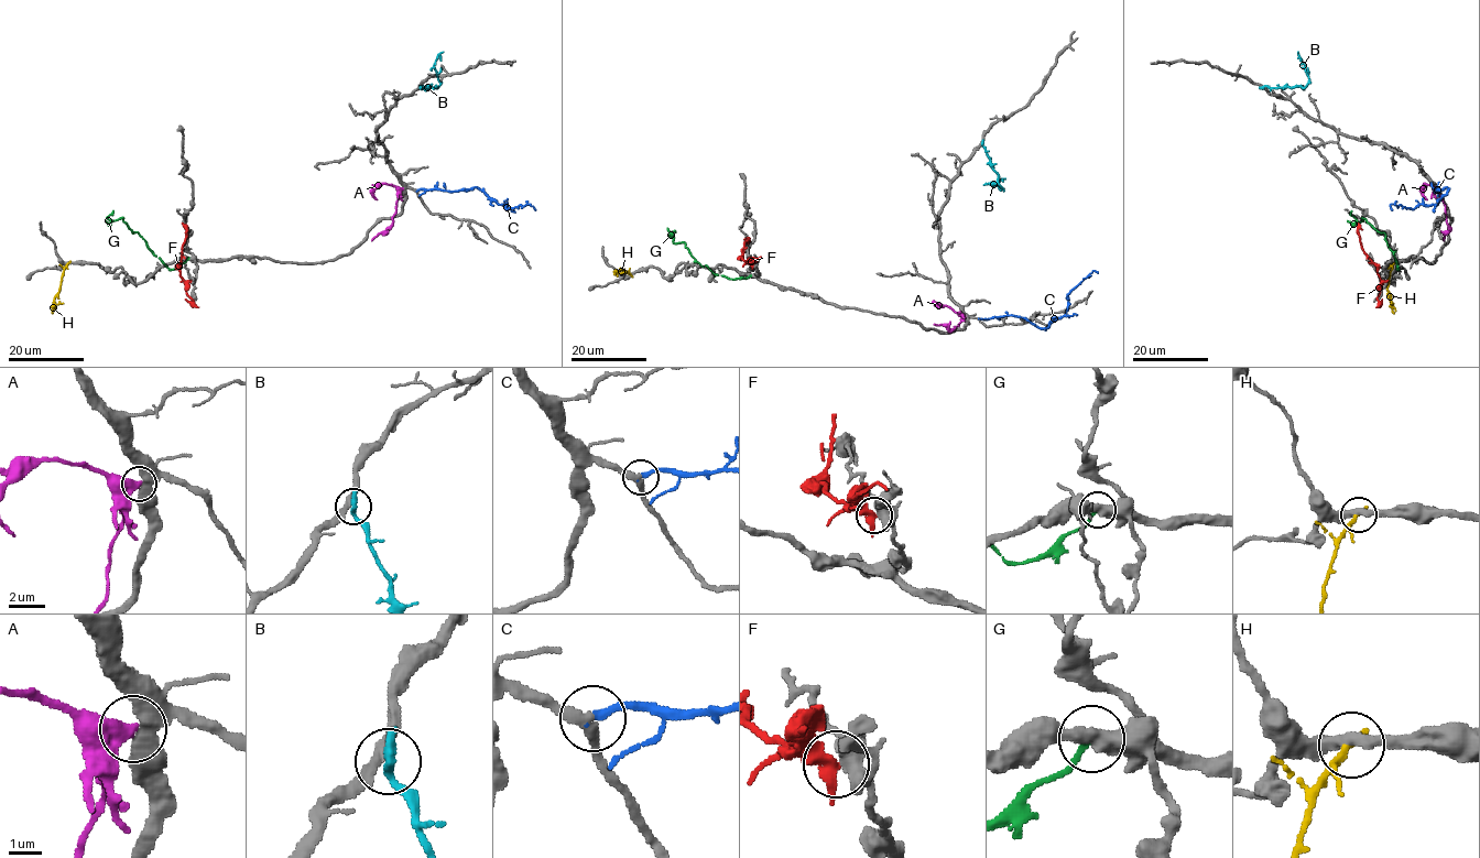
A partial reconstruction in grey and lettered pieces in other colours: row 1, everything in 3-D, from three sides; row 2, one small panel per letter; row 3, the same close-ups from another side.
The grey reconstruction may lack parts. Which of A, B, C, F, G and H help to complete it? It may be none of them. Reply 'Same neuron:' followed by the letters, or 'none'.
Same neuron: C

